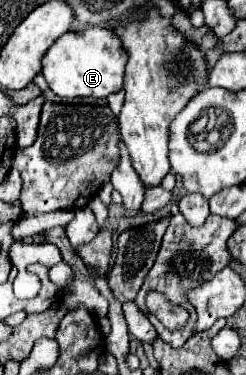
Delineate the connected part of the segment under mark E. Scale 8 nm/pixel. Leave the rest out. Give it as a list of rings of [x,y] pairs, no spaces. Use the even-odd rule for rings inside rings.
[[[85,27],[83,33],[69,31],[57,39],[45,53],[41,73],[49,89],[65,99],[105,99],[111,93],[123,89],[127,53],[121,45],[121,39],[115,31],[107,27]],[[83,43],[83,45],[81,45]],[[85,51],[85,53],[83,53]],[[85,55],[85,57],[83,57]]]

